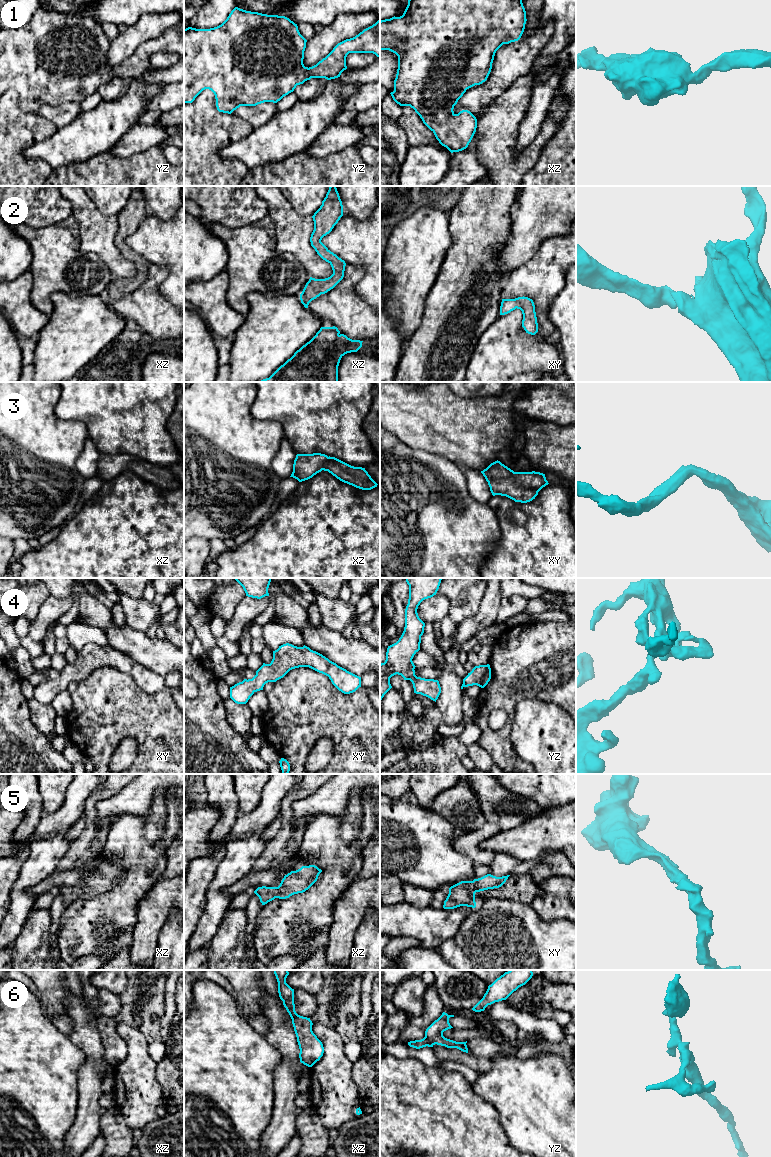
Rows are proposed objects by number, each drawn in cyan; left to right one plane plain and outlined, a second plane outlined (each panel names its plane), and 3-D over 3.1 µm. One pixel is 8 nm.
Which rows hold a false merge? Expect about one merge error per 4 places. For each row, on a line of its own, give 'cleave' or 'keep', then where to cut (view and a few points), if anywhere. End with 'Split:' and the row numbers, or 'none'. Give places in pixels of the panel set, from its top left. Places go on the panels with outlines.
1: keep | no cut
2: keep | no cut
3: keep | no cut
4: keep | no cut
5: keep | no cut
6: cleave | yz (424, 1037), (432, 1045)
Split: 6

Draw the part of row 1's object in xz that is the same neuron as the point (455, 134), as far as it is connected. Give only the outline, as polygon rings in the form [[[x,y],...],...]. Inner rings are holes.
[[[408,0],[408,5],[400,17],[380,21],[380,50],[389,50],[398,56],[398,69],[394,80],[393,100],[400,106],[410,106],[420,116],[423,123],[434,133],[439,143],[451,153],[466,149],[477,128],[476,117],[468,110],[455,114],[453,109],[467,89],[485,82],[491,72],[496,51],[503,45],[518,41],[525,29],[526,11],[522,0]]]

